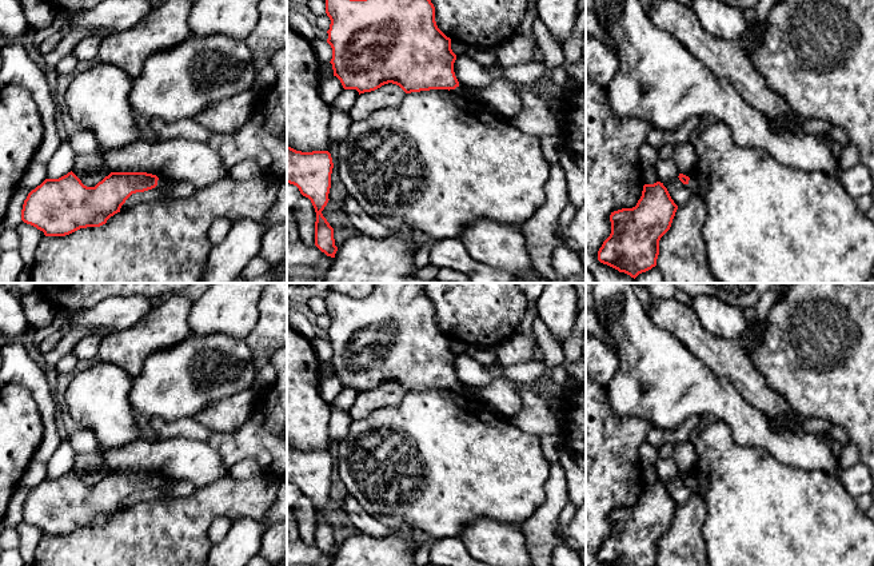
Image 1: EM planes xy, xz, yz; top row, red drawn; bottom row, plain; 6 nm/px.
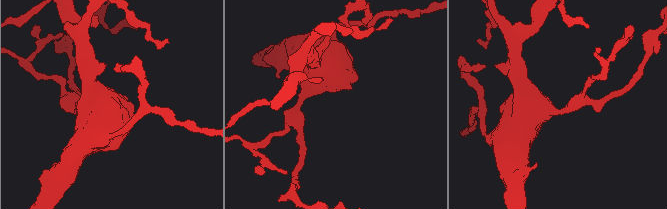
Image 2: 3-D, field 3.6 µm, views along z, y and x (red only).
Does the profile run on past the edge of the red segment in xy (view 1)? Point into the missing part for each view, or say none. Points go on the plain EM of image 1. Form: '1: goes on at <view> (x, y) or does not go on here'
1: goes on at xy (162, 482)

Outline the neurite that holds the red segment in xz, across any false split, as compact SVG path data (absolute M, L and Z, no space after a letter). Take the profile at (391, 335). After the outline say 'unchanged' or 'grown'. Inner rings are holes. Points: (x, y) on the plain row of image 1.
M376 283L366 298L351 298L330 290L326 312L331 319L327 342L332 347L332 368L344 388L371 391L384 383L399 384L406 392L430 388L454 388L458 394L480 400L470 387L460 384L451 348L451 338L436 324L435 306L423 283Z | grown

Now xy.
M71 470L59 478L45 478L32 489L24 499L21 519L43 530L45 535L65 535L80 527L100 526L120 511L125 499L136 491L144 491L159 485L167 487L167 478L159 478L147 471L111 471L95 486L87 486Z | grown

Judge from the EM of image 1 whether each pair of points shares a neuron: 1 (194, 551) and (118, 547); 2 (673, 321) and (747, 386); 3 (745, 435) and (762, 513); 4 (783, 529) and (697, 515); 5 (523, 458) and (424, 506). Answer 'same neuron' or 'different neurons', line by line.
1: same neuron
2: same neuron
3: different neurons
4: different neurons
5: same neuron

